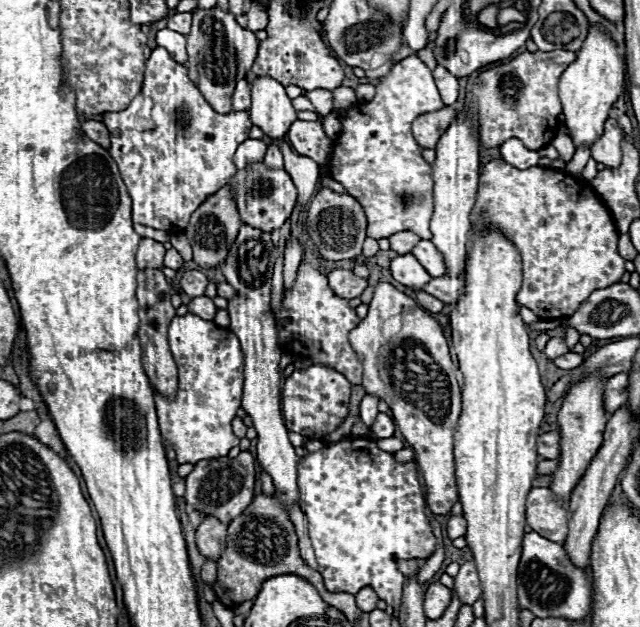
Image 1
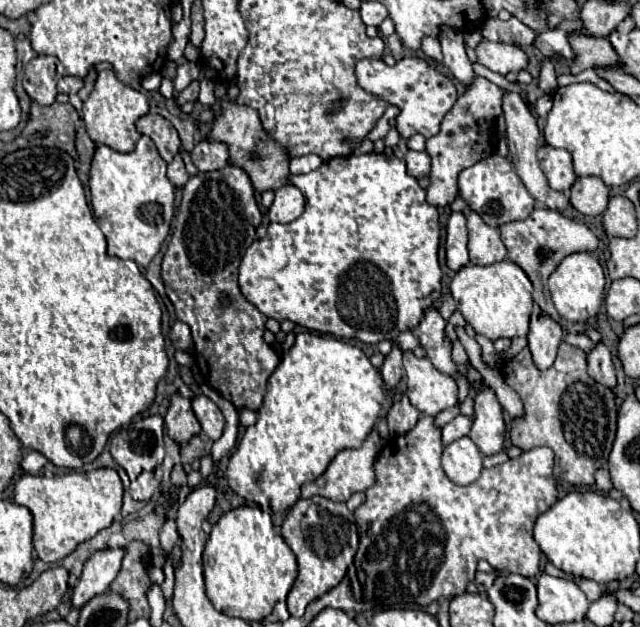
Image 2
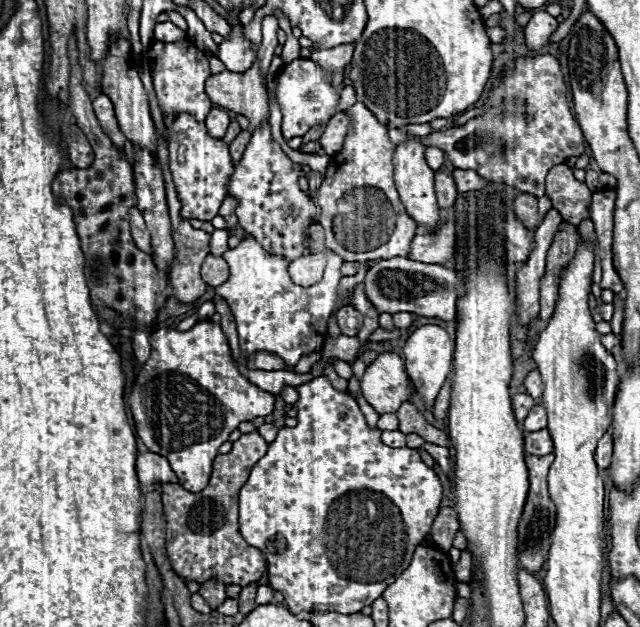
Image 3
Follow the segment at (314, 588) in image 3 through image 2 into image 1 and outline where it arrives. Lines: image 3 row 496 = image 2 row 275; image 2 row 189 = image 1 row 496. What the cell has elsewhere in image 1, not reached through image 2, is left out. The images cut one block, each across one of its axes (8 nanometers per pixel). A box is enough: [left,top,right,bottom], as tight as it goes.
[298,438,436,610]

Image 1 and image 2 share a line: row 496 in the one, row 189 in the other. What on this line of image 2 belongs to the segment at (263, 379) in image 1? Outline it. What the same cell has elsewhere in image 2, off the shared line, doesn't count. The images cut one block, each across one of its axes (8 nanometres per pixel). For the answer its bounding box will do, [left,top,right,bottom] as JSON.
[268,184,306,224]

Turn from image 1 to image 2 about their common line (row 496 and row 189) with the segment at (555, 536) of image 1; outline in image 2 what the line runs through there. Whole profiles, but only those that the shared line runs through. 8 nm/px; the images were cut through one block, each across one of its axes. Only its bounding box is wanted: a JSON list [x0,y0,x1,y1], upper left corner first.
[504,92,570,210]

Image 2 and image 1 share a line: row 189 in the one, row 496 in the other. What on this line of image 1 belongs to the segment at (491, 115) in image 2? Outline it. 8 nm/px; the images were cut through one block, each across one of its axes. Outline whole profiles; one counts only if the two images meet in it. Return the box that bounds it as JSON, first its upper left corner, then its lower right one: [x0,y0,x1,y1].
[350,282,462,514]

